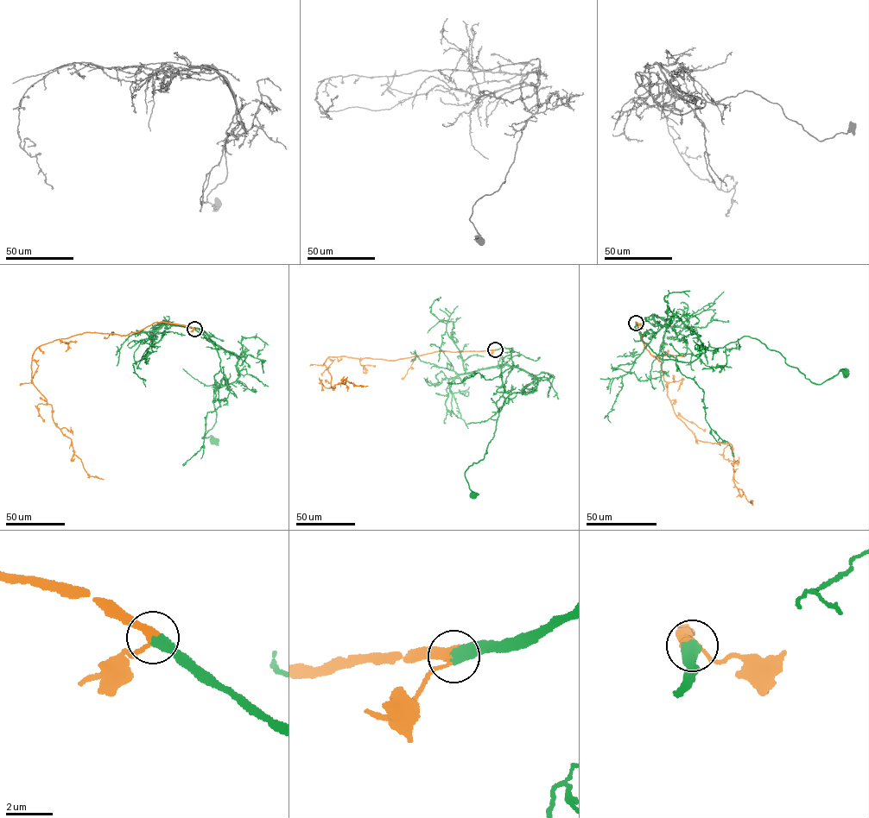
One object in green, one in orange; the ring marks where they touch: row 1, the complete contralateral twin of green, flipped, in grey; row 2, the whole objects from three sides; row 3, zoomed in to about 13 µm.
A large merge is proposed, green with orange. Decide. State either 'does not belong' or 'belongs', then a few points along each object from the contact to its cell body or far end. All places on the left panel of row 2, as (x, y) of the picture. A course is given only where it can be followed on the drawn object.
belongs; course green (194, 329), (215, 347), (214, 379), (226, 384), (215, 380), (216, 420), (202, 438), (213, 440); course orange (194, 329), (154, 323), (127, 335), (85, 332), (34, 350), (32, 382), (87, 475), (104, 479)

